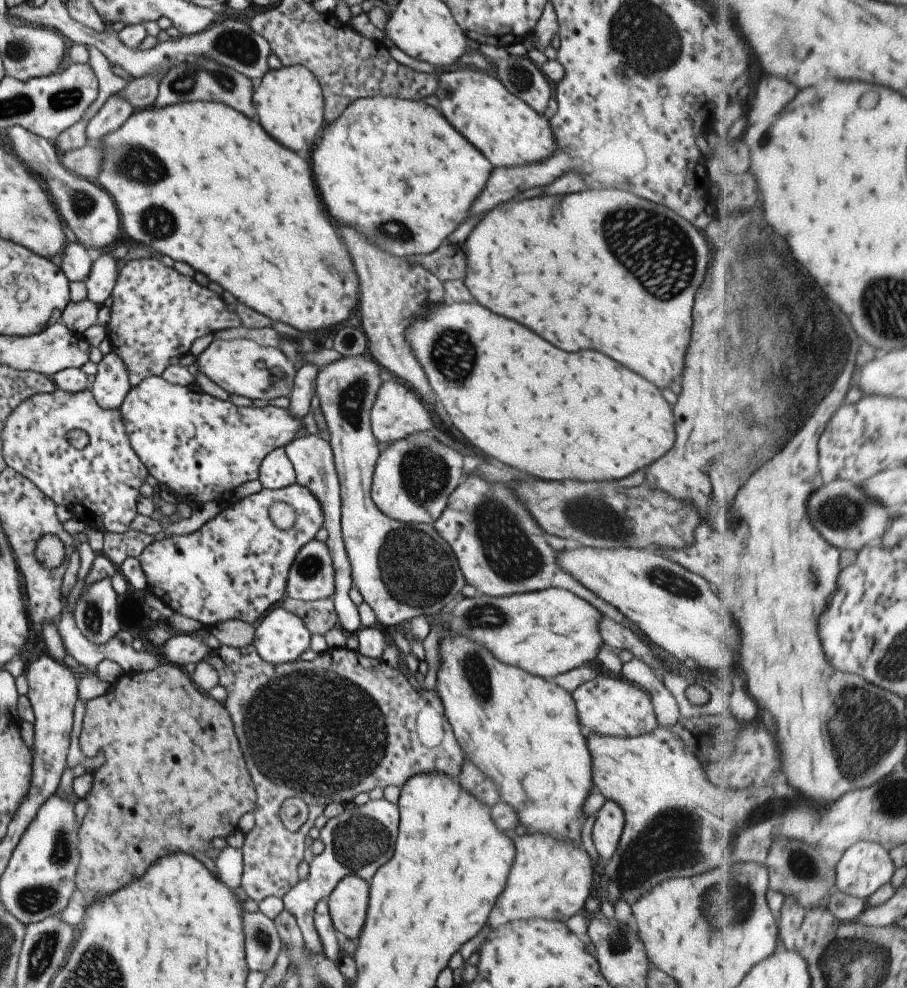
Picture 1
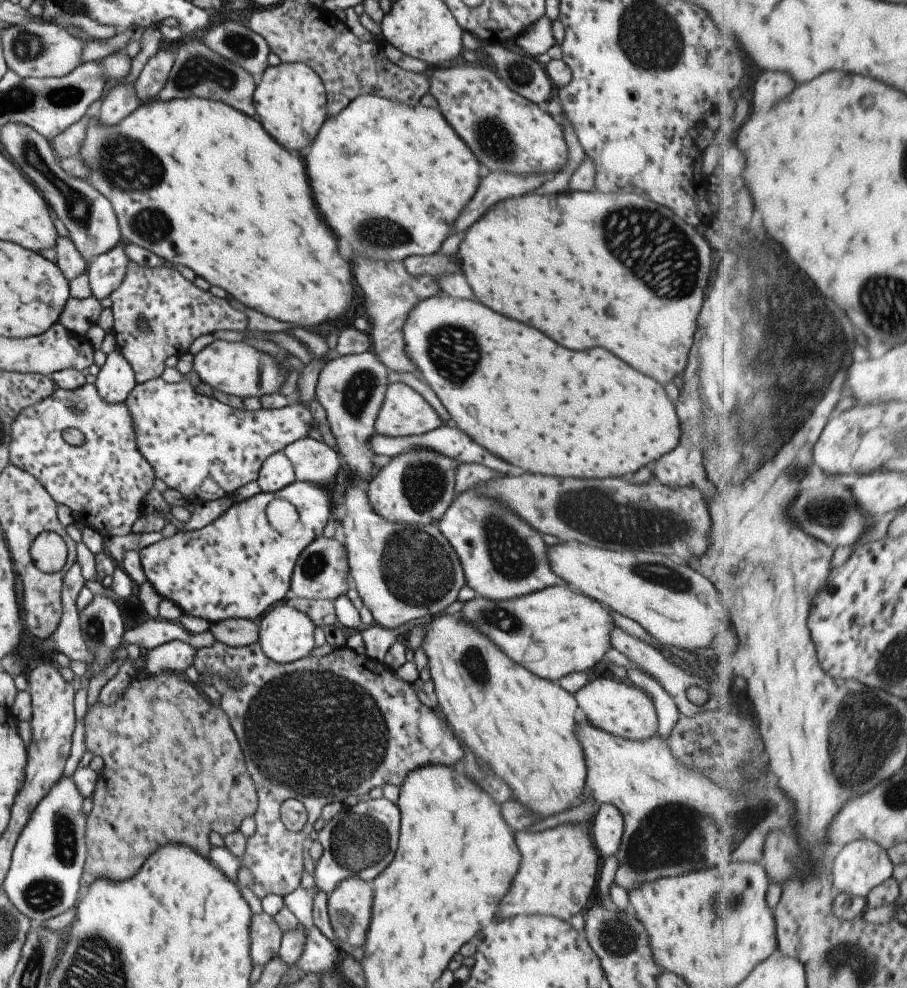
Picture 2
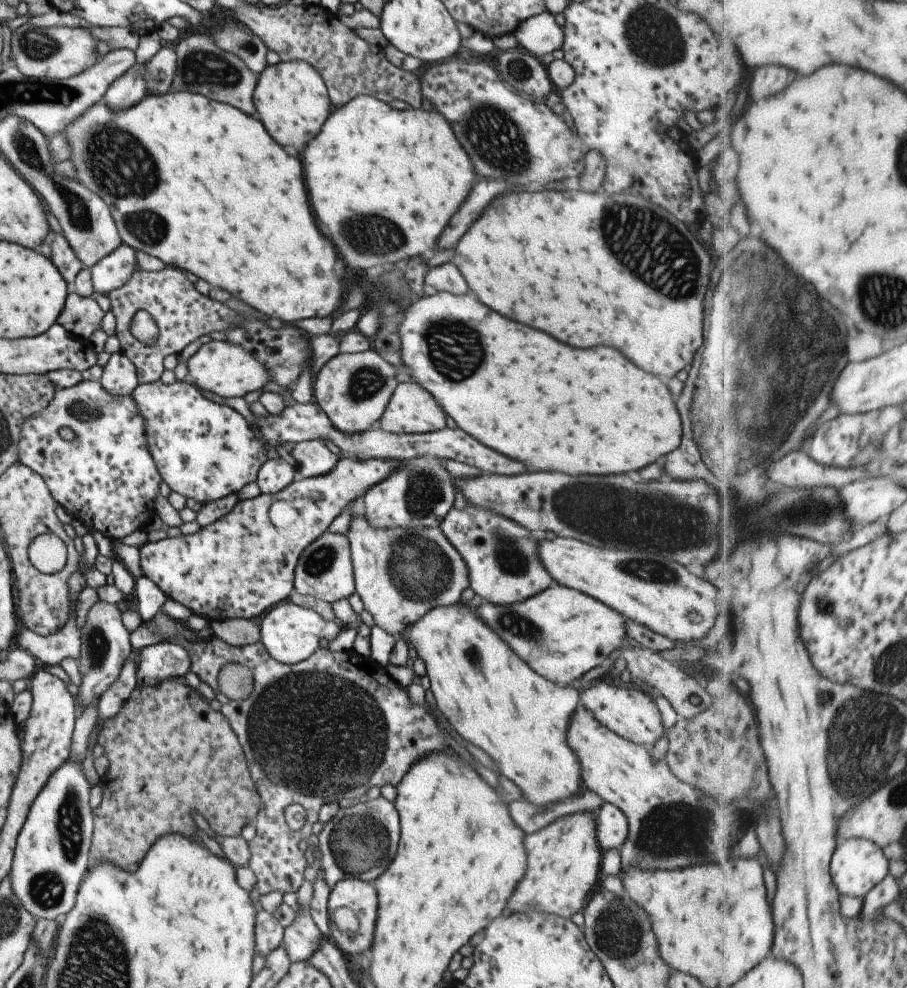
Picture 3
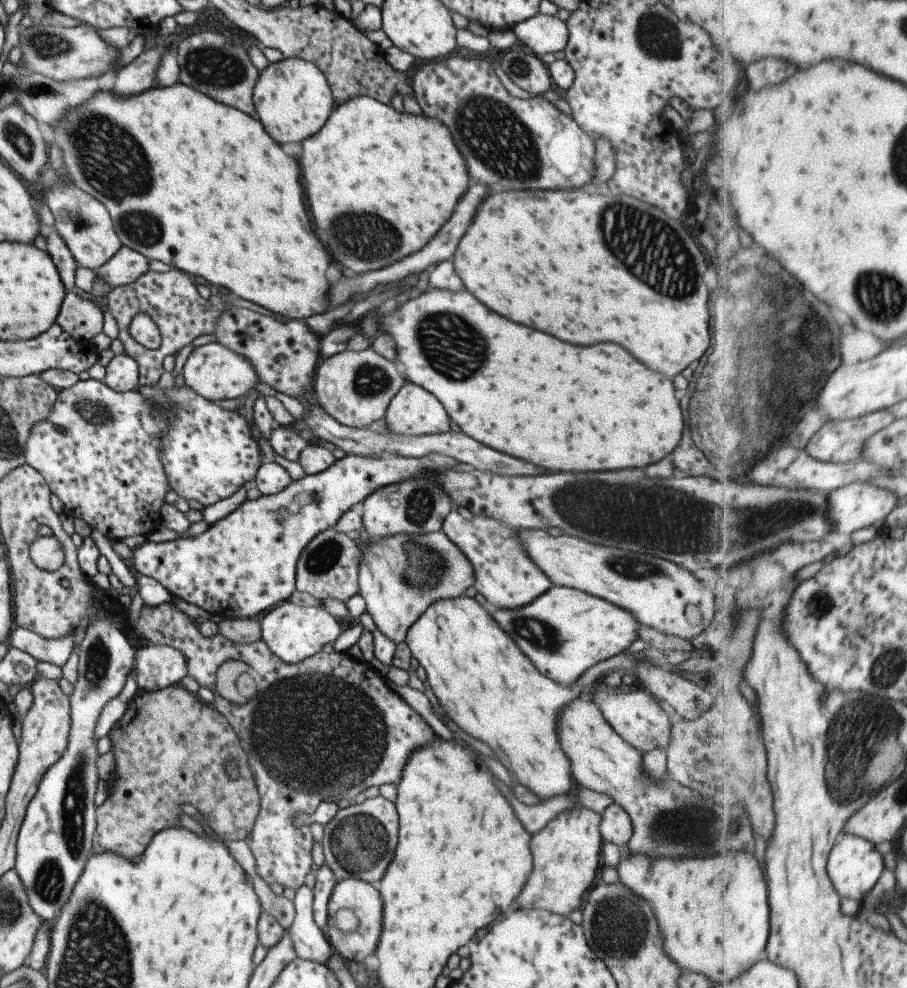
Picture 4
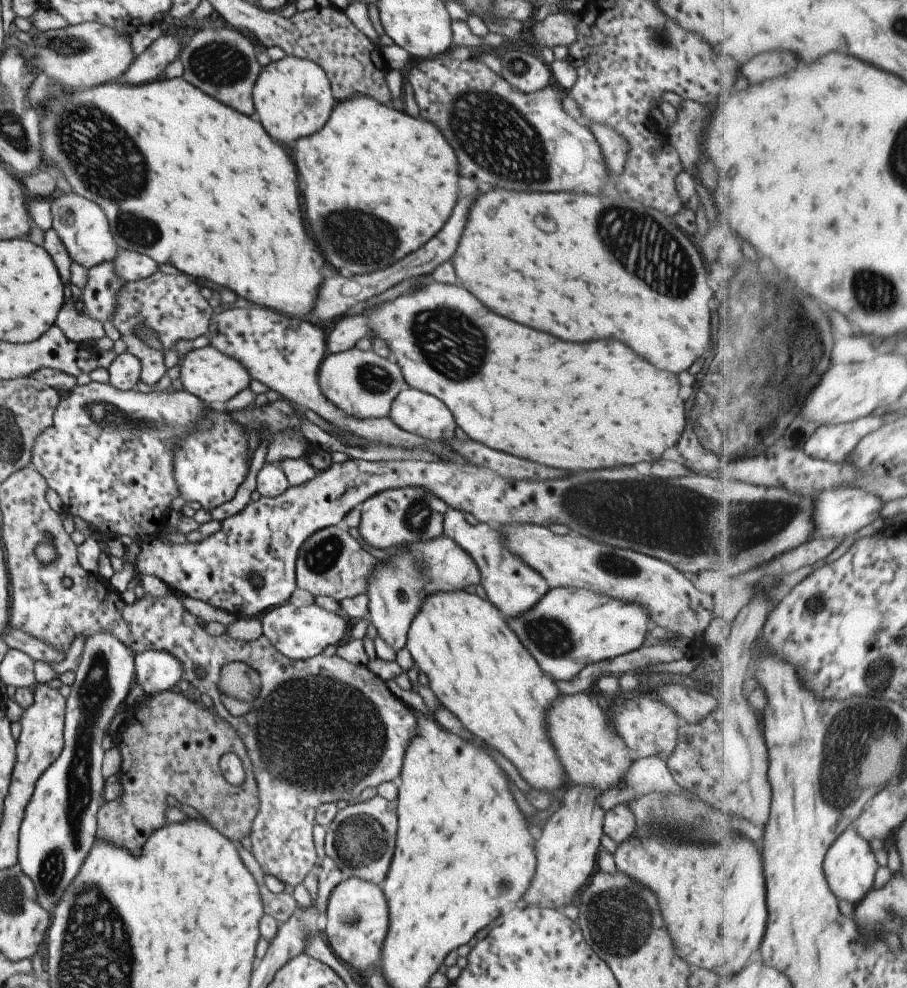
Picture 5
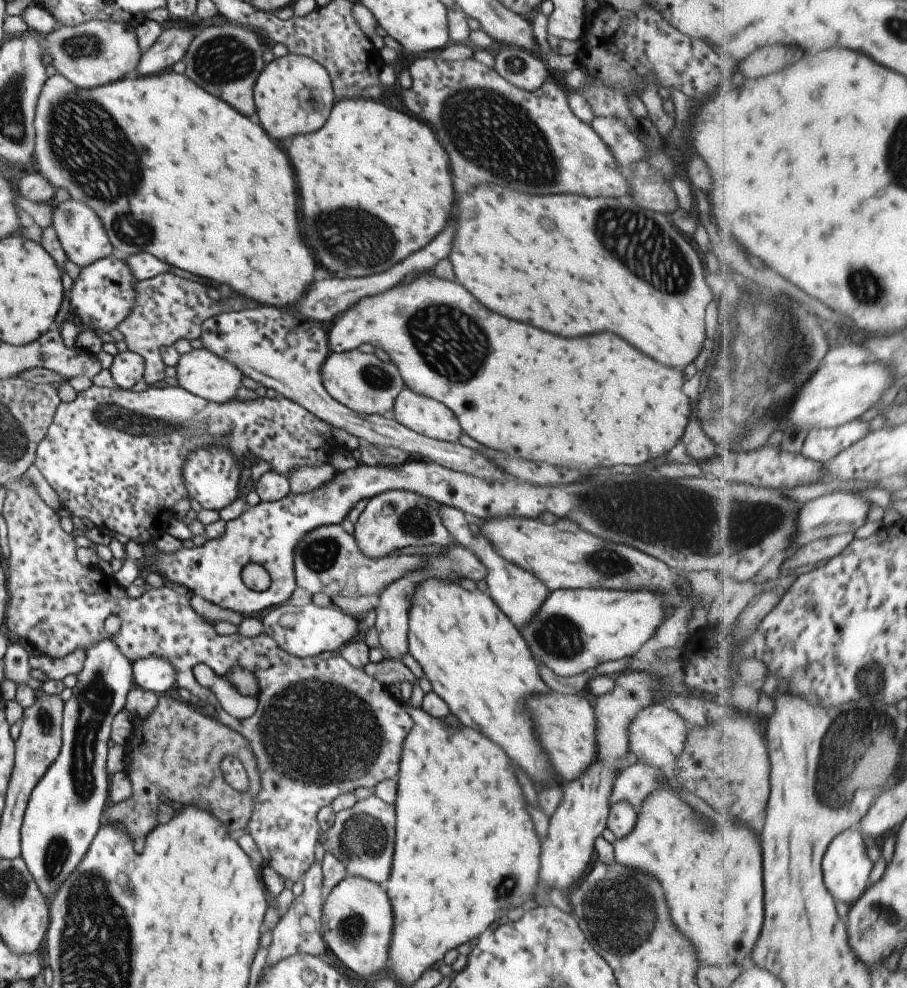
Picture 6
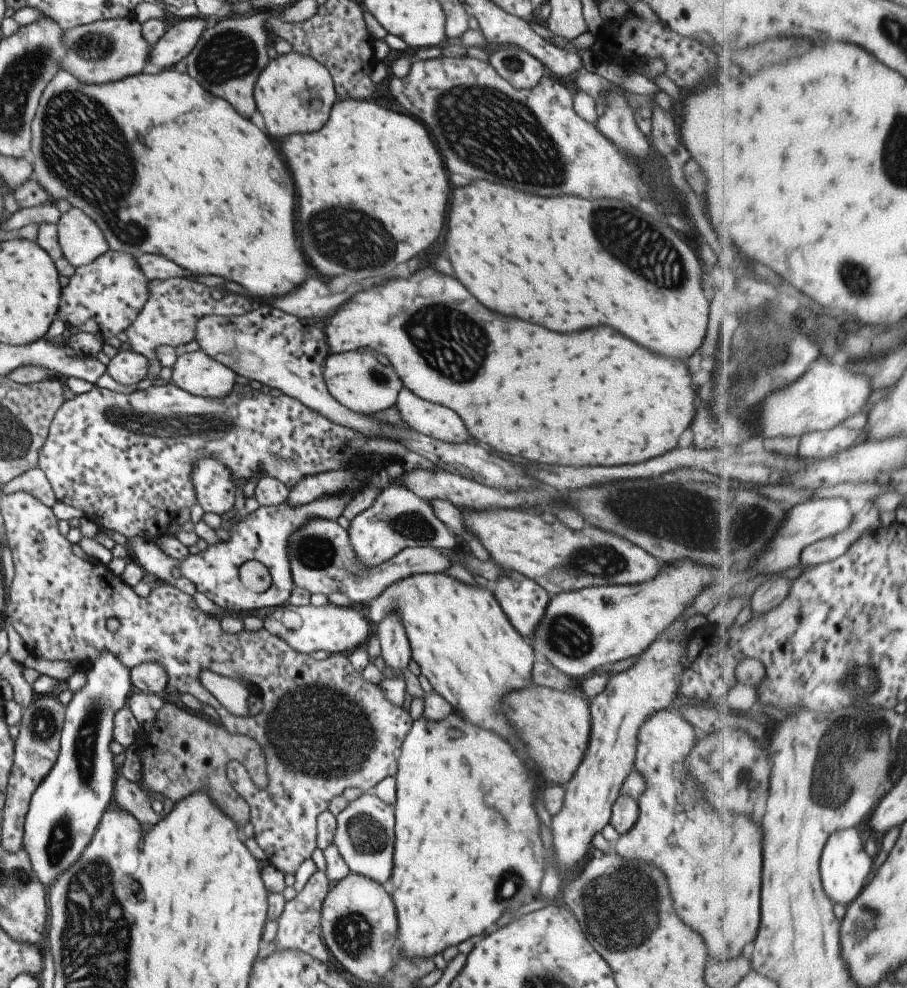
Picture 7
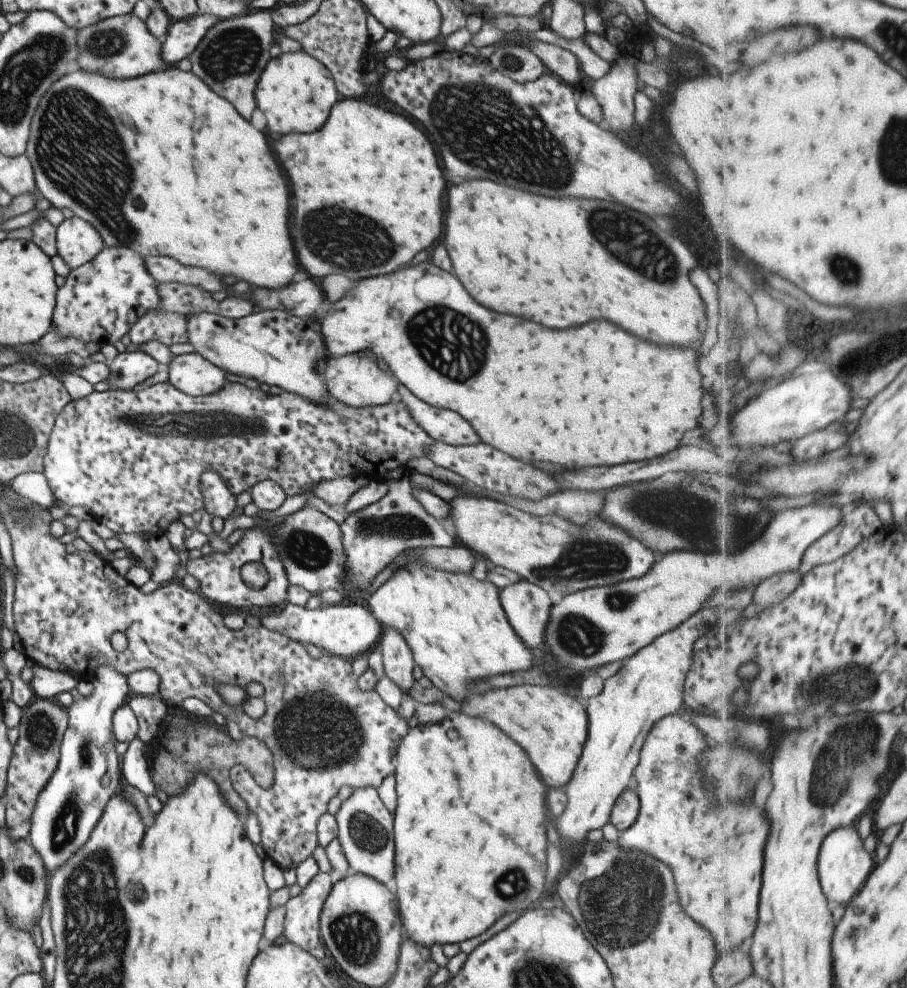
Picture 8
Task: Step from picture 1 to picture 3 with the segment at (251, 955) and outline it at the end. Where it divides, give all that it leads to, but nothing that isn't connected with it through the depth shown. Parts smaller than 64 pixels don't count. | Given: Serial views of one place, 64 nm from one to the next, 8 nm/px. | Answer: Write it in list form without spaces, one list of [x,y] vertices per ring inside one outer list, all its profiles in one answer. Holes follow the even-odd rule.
[[[264,909],[262,912],[258,912],[254,928],[255,954],[267,958],[283,944],[283,933],[283,927],[272,913],[270,914]]]

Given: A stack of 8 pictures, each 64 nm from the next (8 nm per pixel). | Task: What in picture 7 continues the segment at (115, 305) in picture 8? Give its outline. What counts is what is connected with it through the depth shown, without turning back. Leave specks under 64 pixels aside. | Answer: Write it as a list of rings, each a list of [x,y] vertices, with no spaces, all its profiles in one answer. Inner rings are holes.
[[[108,250],[94,262],[76,268],[68,279],[60,294],[56,316],[68,329],[94,334],[102,343],[124,332],[148,302],[150,279],[142,274],[136,258],[128,252]]]

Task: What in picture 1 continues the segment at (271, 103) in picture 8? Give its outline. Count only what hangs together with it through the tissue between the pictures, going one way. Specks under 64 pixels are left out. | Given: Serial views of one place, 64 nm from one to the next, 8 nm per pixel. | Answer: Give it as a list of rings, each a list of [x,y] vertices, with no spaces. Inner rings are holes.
[[[282,66],[269,69],[256,83],[253,102],[262,128],[280,144],[296,152],[310,152],[325,125],[324,98],[318,78],[306,66]]]

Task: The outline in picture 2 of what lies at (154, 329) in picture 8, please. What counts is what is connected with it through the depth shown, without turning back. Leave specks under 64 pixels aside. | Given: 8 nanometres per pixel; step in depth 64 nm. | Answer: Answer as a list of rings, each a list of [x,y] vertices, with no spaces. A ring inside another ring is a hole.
[[[132,261],[126,268],[122,284],[109,297],[114,317],[110,332],[116,338],[117,348],[132,366],[137,383],[160,378],[166,368],[166,358],[188,353],[190,344],[198,336],[212,334],[216,330],[247,331],[248,327],[244,311],[235,309],[227,299],[200,290],[175,266],[148,268]],[[140,322],[144,322],[148,330],[142,330]]]

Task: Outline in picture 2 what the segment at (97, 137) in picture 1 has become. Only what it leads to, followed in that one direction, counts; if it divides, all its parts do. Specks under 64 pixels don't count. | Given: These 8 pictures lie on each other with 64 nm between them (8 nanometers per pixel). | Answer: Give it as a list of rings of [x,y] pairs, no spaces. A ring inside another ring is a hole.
[[[120,82],[112,87],[102,101],[102,109],[98,116],[98,124],[102,126],[116,126],[128,114],[138,108],[140,100],[136,98],[134,83]]]

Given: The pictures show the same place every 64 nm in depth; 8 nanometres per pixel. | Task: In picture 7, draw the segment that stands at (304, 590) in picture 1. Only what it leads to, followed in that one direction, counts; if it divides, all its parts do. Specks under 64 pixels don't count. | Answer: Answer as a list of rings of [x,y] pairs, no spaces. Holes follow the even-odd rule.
[[[314,518],[306,526],[298,528],[290,536],[286,552],[290,560],[292,582],[296,587],[306,589],[309,593],[325,595],[336,591],[342,592],[352,602],[365,605],[372,598],[380,596],[394,582],[400,582],[412,574],[456,570],[456,562],[454,565],[450,553],[436,547],[408,547],[401,550],[394,558],[390,558],[388,562],[368,568],[356,556],[348,540],[348,531],[336,520],[326,520],[326,518]]]

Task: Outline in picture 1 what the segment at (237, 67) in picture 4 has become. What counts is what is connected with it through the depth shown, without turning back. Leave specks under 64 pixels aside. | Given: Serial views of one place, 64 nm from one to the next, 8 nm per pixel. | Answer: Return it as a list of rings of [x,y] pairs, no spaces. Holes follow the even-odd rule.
[[[194,58],[194,60],[184,60],[182,64],[178,62],[174,68],[168,70],[164,80],[160,82],[157,99],[152,108],[164,108],[170,104],[178,102],[214,101],[227,104],[246,114],[248,118],[256,118],[256,109],[253,102],[253,91],[256,83],[250,80],[248,76],[236,72],[236,69],[218,64],[212,58]]]

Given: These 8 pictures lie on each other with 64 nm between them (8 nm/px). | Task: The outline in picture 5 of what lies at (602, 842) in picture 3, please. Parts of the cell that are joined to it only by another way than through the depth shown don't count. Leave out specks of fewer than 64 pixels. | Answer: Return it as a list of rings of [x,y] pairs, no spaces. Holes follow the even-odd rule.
[[[626,803],[618,804],[605,812],[603,832],[616,844],[628,841],[635,836],[636,824],[633,813]]]

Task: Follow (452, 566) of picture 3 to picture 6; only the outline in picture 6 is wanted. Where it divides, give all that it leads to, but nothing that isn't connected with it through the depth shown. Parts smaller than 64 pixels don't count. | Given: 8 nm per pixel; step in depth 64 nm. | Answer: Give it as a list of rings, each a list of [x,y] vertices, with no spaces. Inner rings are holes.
[[[452,543],[446,546],[444,552],[438,552],[438,556],[424,556],[424,566],[420,570],[408,572],[400,580],[386,586],[378,595],[378,602],[373,608],[374,612],[376,612],[375,629],[378,632],[383,652],[388,654],[388,659],[401,661],[408,654],[408,612],[410,612],[410,606],[412,606],[412,596],[415,594],[414,588],[420,582],[424,582],[428,578],[438,578],[438,580],[446,580],[446,582],[457,582],[458,578],[468,578],[468,580],[480,582],[486,576],[488,576],[488,570],[478,560],[478,556],[474,552],[462,545]],[[442,554],[444,554],[445,558],[442,557]]]

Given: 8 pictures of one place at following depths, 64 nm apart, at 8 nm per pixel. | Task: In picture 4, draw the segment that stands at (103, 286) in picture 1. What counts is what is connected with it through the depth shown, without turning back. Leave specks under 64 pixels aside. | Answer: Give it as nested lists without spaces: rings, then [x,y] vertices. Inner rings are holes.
[[[122,246],[115,256],[94,272],[104,285],[114,289],[135,282],[140,276],[147,274],[150,271],[148,262],[142,254]]]

